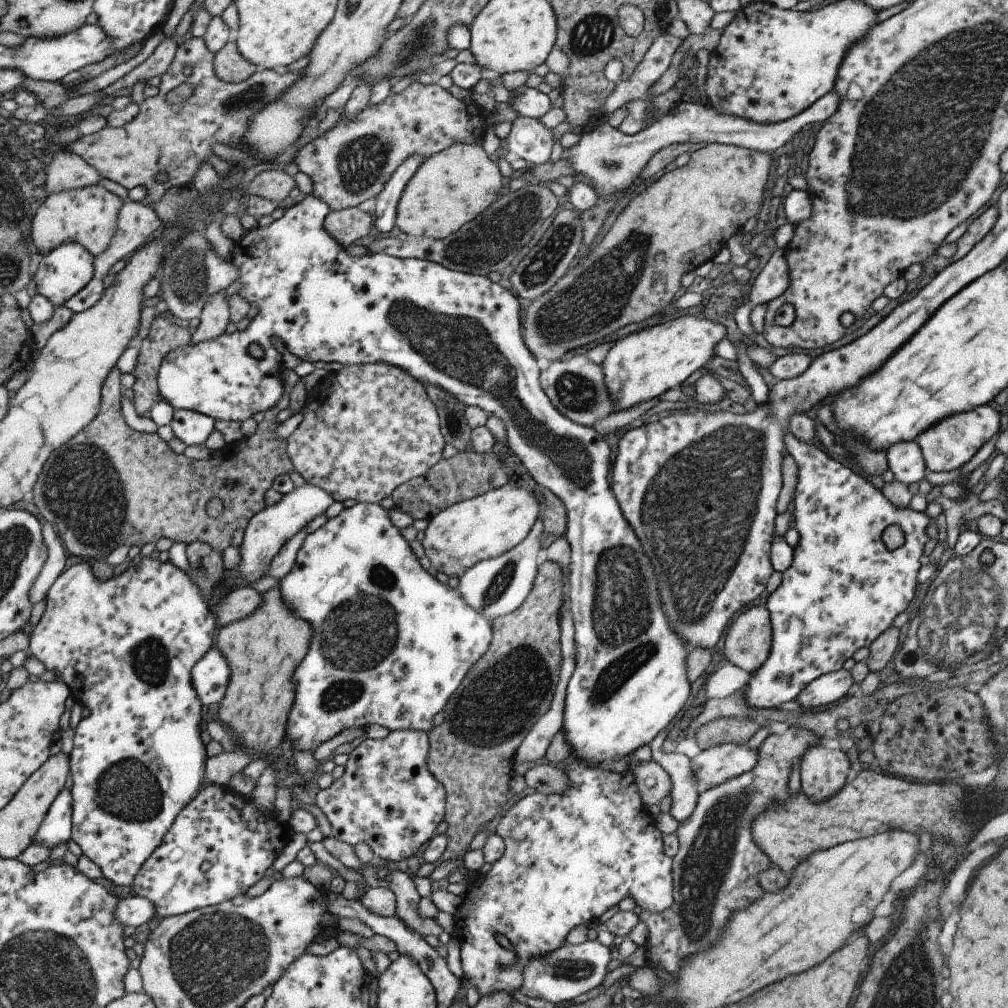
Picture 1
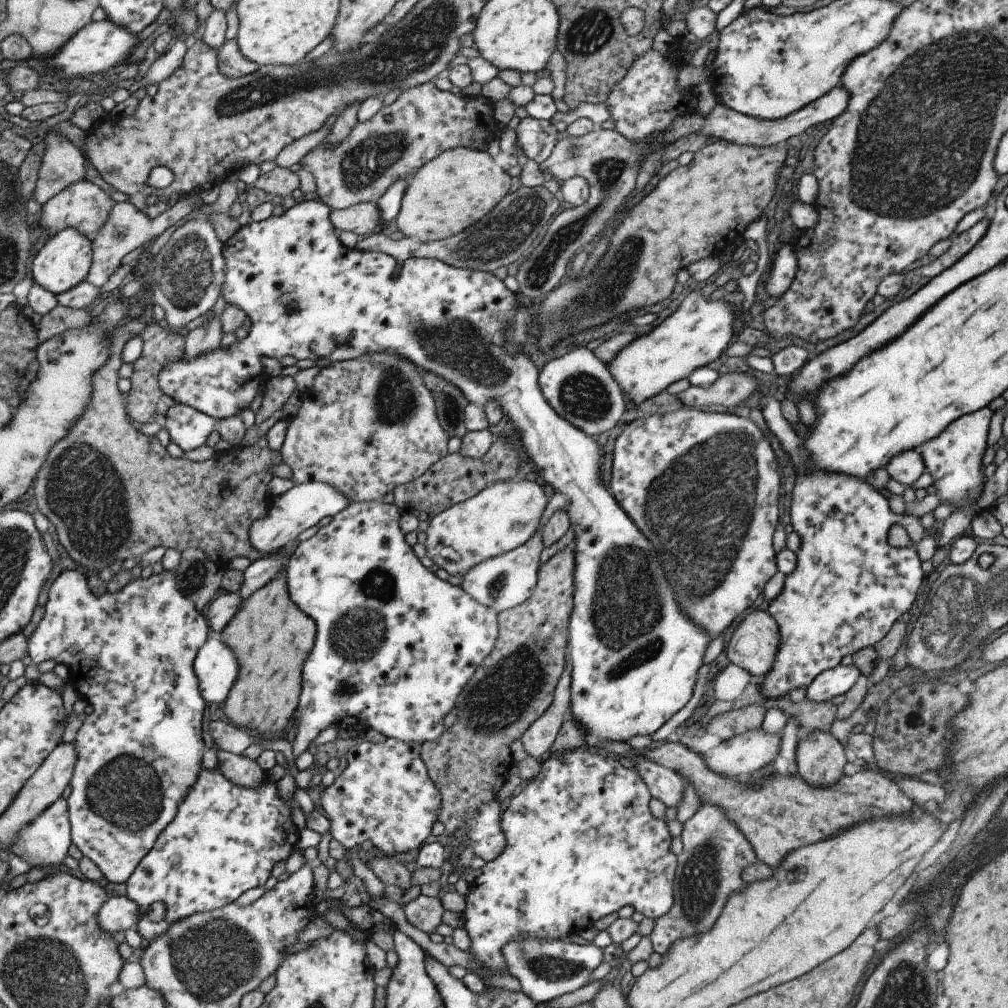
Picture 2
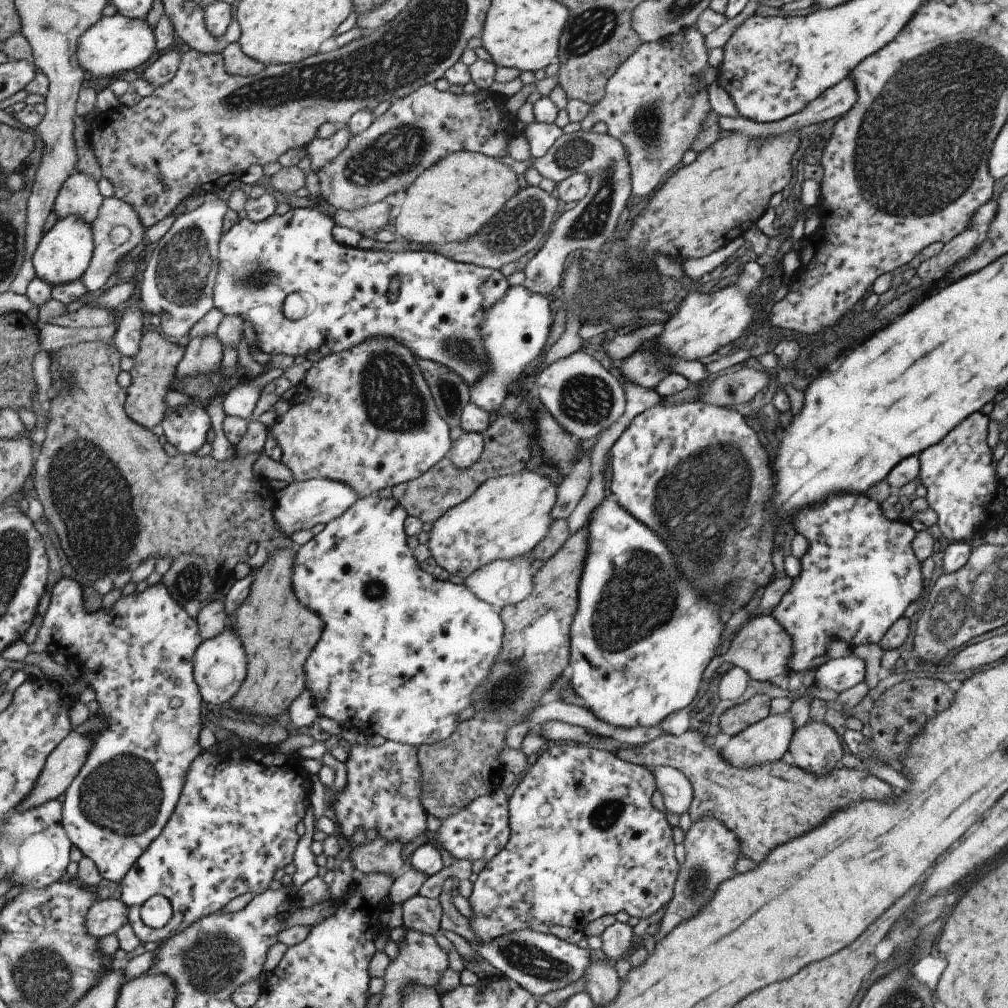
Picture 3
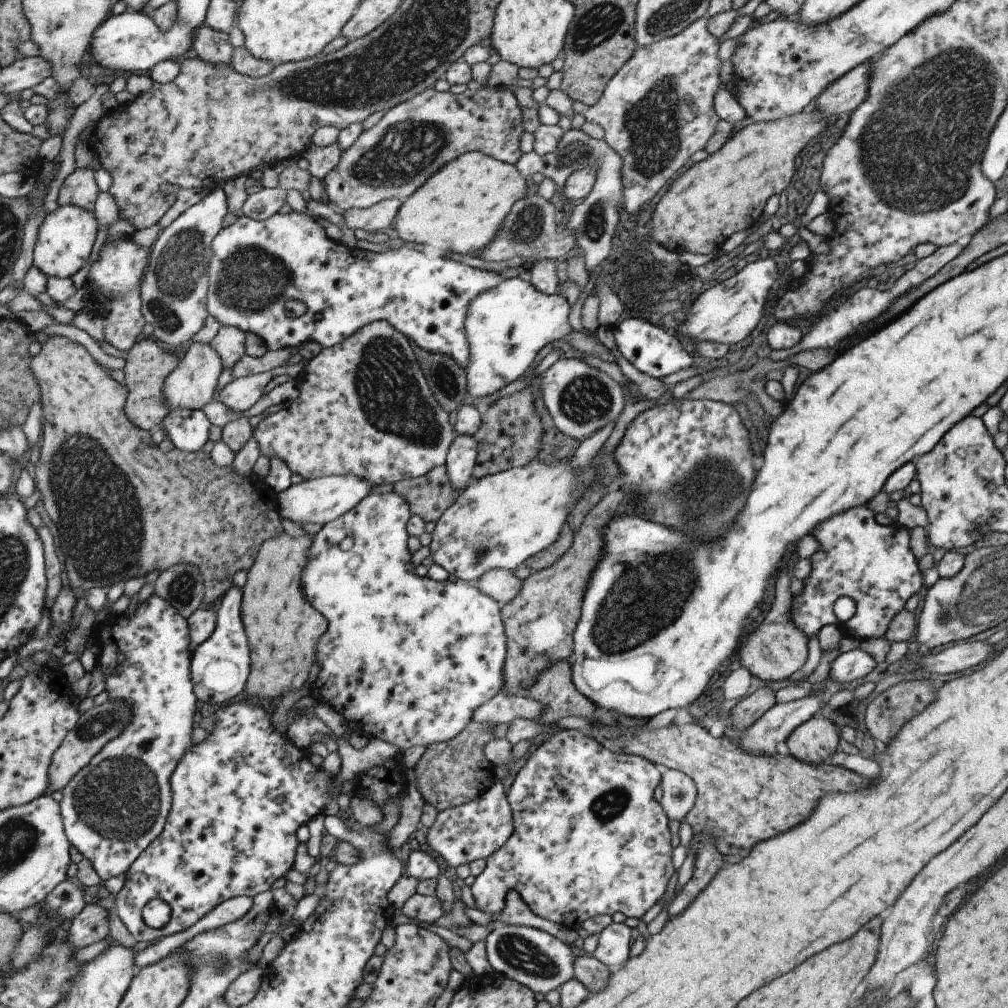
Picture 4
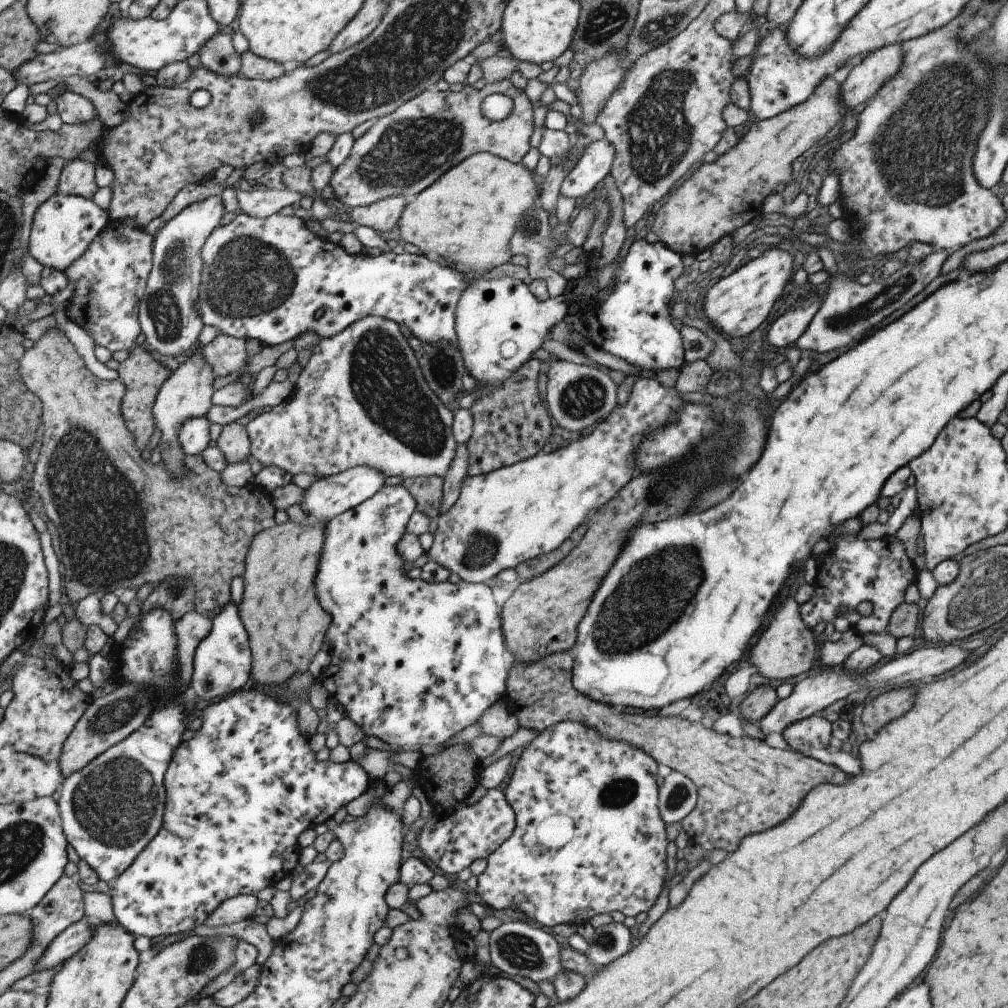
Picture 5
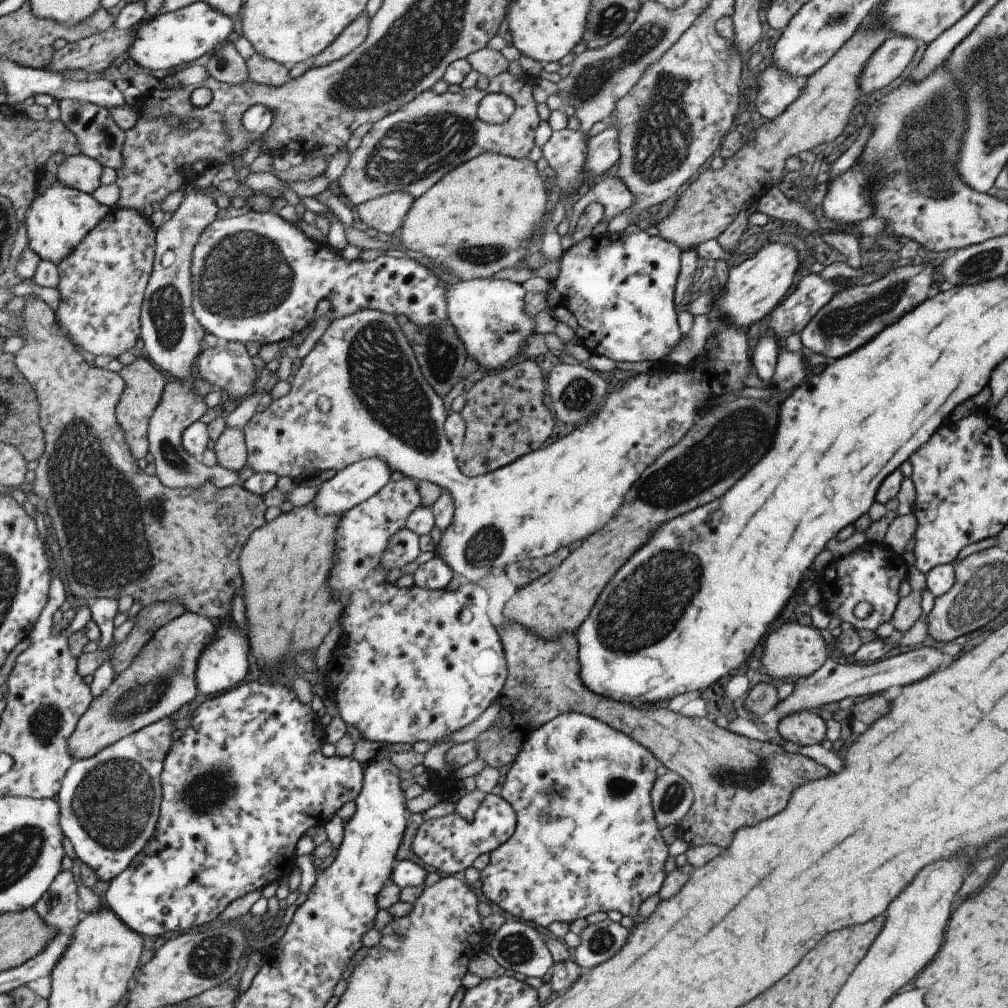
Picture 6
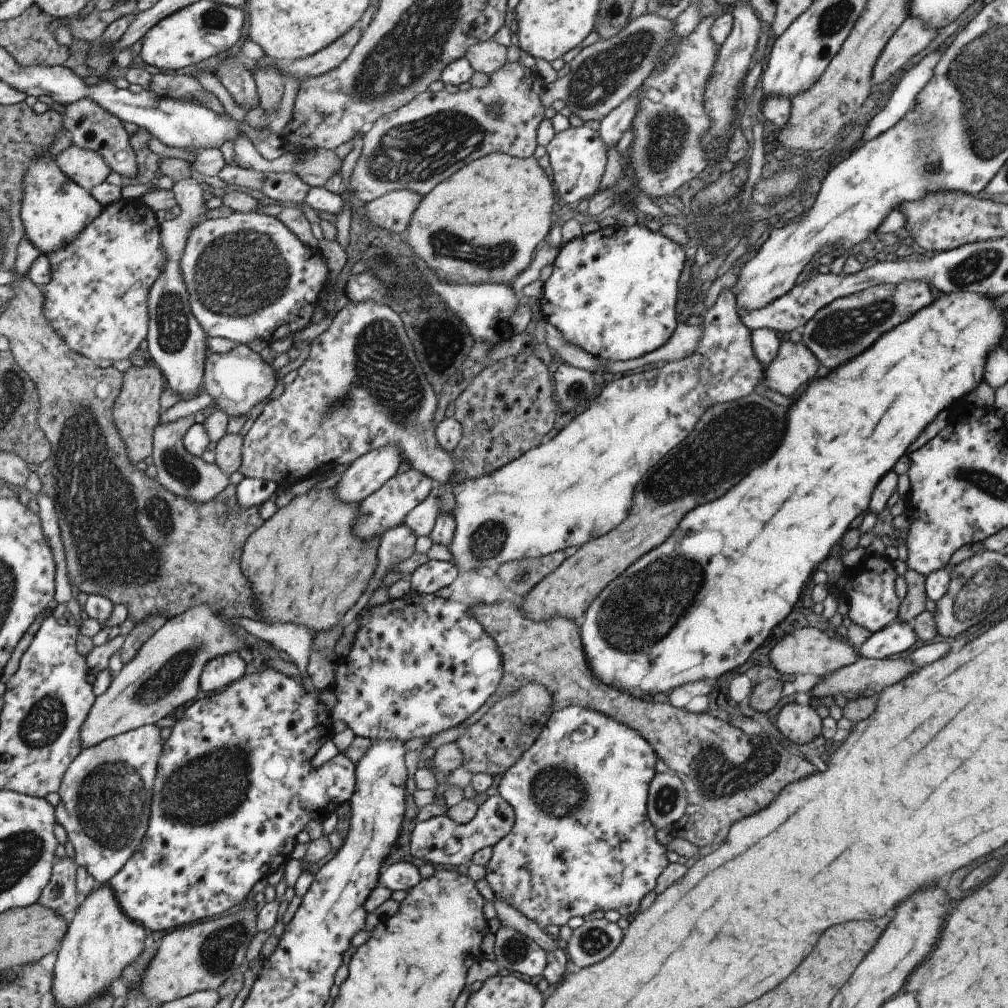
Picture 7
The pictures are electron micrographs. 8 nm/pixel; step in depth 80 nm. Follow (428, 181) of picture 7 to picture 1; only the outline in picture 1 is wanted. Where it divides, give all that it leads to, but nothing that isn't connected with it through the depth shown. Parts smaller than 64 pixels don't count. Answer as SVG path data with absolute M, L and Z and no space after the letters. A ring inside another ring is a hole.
M414 80L401 92L389 93L385 100L365 105L355 116L338 119L332 128L302 146L292 162L297 170L309 176L313 186L311 193L322 200L331 211L353 208L363 200L375 198L394 170L409 155L416 154L425 160L449 145L471 143L477 139L480 135L477 118L481 111L473 102L456 99L439 85L421 85Z

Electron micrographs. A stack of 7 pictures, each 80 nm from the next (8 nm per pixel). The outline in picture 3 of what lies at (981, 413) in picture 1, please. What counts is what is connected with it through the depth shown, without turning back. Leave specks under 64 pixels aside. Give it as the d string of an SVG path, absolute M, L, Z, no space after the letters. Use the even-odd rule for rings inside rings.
M973 412L961 420L949 434L941 438L929 450L923 450L919 458L922 485L927 489L925 499L928 508L937 513L934 533L952 541L967 541L973 535L981 538L996 524L1000 524L999 511L1005 502L1002 487L996 481L995 467L987 447L988 415Z

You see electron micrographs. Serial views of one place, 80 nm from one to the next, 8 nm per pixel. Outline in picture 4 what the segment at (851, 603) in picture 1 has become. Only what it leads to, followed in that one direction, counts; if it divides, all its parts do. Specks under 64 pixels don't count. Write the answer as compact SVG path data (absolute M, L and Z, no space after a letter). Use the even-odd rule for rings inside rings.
M861 504L861 506L857 506L857 508L849 508L849 510L841 512L841 514L833 514L831 518L827 518L827 520L819 522L819 524L813 528L813 536L815 536L815 540L817 540L817 550L815 550L815 552L809 556L811 572L809 572L809 576L803 580L803 588L801 588L801 592L799 592L797 596L793 596L793 600L791 600L791 610L789 610L791 624L798 631L801 631L801 634L804 634L808 639L817 635L819 629L823 628L823 626L827 626L827 624L833 624L834 626L837 626L841 633L843 633L844 638L851 645L866 638L881 638L883 633L886 632L889 622L893 620L893 617L895 617L897 613L900 613L903 610L903 604L907 602L907 598L909 598L909 596L913 596L913 594L917 595L917 592L921 590L921 587L923 586L922 573L919 571L919 569L917 569L917 560L913 556L908 544L908 540L910 539L910 529L906 529L904 526L897 524L895 524L893 527L891 525L879 525L877 522L875 522L874 516L874 512L869 508L869 506L867 506L867 504L865 504L865 506ZM840 596L848 596L851 598L855 607L853 615L844 623L838 622L833 615L833 611L831 611L833 602L835 602L835 600L837 600L837 598Z

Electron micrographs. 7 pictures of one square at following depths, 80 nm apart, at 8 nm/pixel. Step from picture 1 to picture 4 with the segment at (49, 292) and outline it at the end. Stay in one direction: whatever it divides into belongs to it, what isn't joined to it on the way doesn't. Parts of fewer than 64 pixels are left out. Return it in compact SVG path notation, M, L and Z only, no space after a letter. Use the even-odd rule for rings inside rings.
M63 205L52 214L46 214L39 227L32 250L32 266L47 277L64 279L73 276L81 266L85 266L93 250L94 234L97 224L93 212L75 205Z

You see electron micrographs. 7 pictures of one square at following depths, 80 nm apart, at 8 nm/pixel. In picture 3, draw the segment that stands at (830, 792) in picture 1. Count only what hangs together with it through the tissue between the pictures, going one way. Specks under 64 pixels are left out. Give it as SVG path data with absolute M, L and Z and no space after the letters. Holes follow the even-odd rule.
M807 722L793 732L788 751L794 766L812 775L826 775L835 769L844 753L839 737L824 722Z

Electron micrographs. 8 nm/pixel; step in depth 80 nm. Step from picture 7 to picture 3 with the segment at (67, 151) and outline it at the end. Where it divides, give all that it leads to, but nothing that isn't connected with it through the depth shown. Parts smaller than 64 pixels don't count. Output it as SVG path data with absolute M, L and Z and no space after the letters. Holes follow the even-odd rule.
M75 173L60 188L51 211L55 213L57 220L74 215L91 226L91 222L97 218L97 210L103 199L92 178Z

